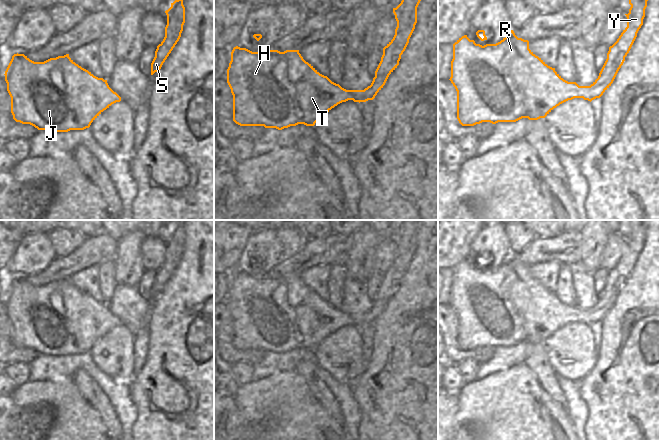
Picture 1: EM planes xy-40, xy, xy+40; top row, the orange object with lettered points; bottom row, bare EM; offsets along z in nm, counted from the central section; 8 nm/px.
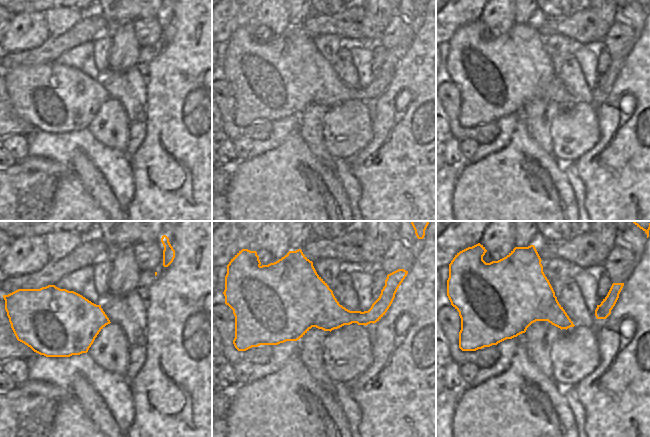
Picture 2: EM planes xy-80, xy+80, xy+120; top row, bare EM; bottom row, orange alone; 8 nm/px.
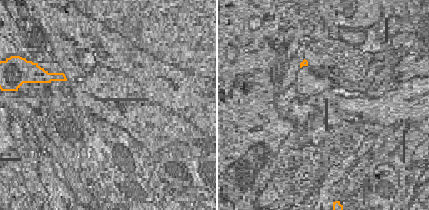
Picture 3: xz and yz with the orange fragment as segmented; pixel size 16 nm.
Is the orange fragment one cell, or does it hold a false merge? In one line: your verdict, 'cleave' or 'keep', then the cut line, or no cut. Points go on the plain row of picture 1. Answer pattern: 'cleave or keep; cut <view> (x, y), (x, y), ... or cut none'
cleave; cut xy+40 (578, 310), (577, 316), (583, 321)

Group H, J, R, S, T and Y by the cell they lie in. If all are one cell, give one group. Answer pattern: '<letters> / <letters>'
H J R T / S Y

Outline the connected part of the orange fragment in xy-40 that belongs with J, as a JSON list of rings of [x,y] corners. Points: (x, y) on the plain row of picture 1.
[[[14,278],[5,295],[7,315],[11,321],[11,337],[16,346],[30,348],[38,354],[48,356],[68,356],[84,354],[112,328],[121,325],[121,321],[108,309],[107,304],[94,300],[88,294],[76,288],[69,278],[50,282],[44,286],[34,286],[24,278]]]

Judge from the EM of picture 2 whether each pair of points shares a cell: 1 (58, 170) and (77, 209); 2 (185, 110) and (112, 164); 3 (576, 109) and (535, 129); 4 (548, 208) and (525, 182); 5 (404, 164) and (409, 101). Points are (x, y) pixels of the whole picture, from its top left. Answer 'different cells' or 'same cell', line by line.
1: same cell
2: different cells
3: different cells
4: same cell
5: same cell

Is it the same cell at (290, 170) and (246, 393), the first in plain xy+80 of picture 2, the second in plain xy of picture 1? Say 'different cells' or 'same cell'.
same cell

